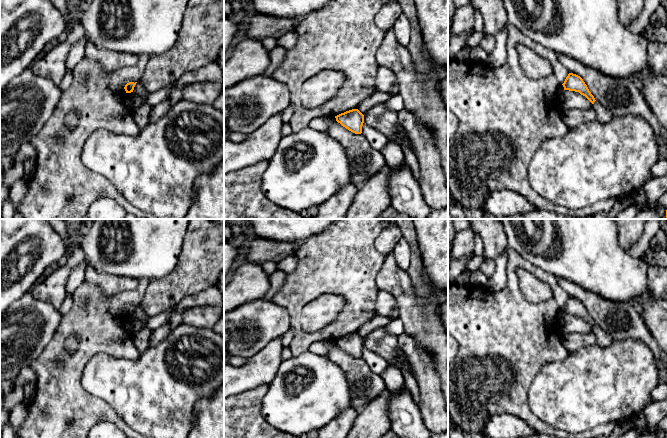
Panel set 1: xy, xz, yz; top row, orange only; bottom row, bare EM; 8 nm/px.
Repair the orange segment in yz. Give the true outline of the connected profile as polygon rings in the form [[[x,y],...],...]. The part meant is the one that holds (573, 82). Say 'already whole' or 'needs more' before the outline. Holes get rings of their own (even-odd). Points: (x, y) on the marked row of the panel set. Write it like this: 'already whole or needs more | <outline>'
already whole | [[[569,73],[562,85],[564,90],[579,92],[581,95],[585,96],[592,104],[594,104],[596,101],[583,79],[576,74]]]

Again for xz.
already whole | [[[352,109],[335,116],[336,121],[355,134],[362,133],[364,115],[358,109]]]

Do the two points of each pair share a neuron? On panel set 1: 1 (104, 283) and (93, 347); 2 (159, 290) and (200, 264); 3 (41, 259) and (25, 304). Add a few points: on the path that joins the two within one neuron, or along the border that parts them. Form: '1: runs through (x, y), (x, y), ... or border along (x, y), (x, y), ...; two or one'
1: border along (85, 280), (93, 283), (107, 296), (125, 291); two
2: runs through (169, 290), (190, 274); one
3: border along (29, 291), (10, 306); two

